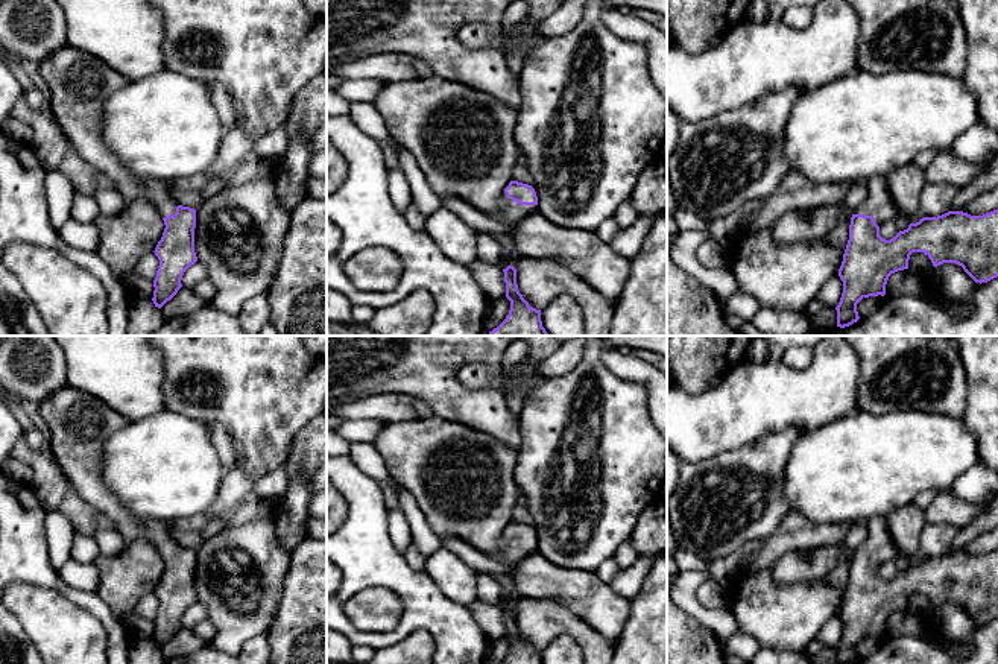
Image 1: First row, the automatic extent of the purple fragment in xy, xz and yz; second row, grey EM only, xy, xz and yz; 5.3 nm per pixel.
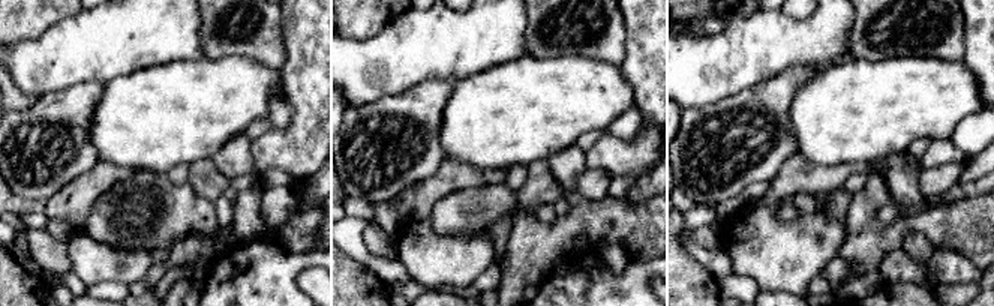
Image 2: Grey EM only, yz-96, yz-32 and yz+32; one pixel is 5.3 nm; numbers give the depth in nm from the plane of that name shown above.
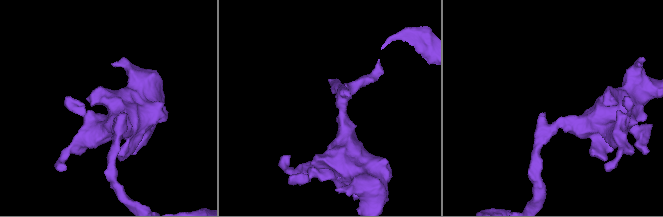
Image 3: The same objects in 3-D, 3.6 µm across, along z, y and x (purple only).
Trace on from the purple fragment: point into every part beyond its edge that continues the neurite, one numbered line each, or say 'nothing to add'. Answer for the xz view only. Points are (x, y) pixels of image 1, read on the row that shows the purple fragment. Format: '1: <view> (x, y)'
1: xz (511, 213)

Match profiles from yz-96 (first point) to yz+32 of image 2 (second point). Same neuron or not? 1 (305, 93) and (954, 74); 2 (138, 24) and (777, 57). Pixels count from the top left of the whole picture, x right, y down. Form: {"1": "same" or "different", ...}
{"1": "different", "2": "same"}

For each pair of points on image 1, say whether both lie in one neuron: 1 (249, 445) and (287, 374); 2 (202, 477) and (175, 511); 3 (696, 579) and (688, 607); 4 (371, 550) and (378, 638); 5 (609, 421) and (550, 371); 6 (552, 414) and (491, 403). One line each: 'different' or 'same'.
1: same
2: same
3: same
4: same
5: different
6: different

